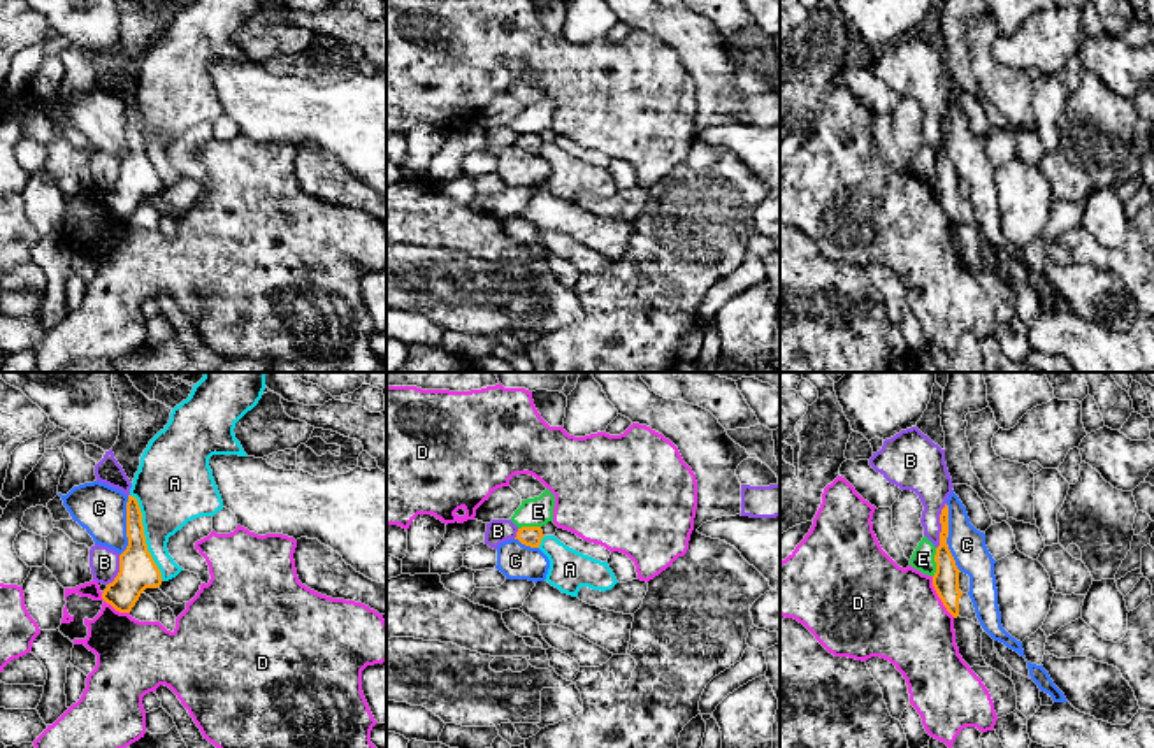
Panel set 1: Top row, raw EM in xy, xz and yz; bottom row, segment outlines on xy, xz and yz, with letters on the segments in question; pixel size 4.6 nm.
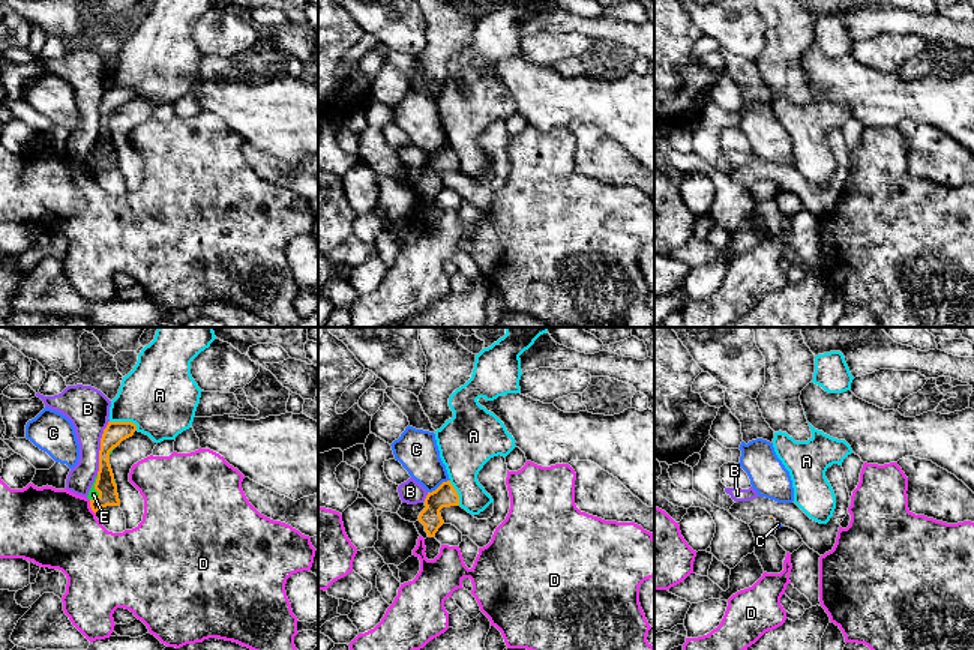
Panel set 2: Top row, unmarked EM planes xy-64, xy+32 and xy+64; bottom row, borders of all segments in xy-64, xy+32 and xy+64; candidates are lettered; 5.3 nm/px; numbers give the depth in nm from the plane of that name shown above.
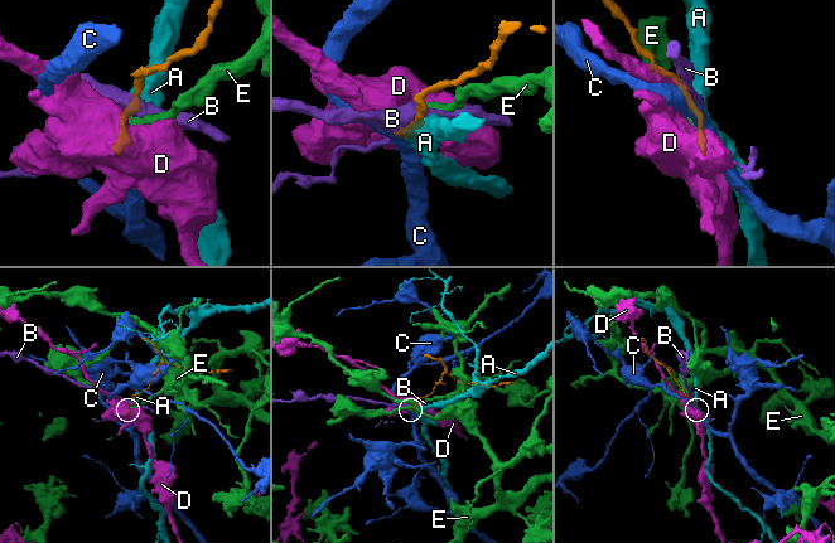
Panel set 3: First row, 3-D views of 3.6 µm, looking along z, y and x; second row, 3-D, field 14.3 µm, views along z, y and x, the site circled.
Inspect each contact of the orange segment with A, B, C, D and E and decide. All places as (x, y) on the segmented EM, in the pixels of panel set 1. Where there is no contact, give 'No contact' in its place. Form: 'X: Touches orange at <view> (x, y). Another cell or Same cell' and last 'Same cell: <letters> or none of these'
A: Touches orange at xy (144, 538). Another cell
B: Touches orange at yz (942, 525). Another cell
C: Touches orange at yz (947, 536). Another cell
D: Touches orange at yz (938, 596). Another cell
E: Touches orange at yz (935, 560). Another cell
Same cell: none of these

